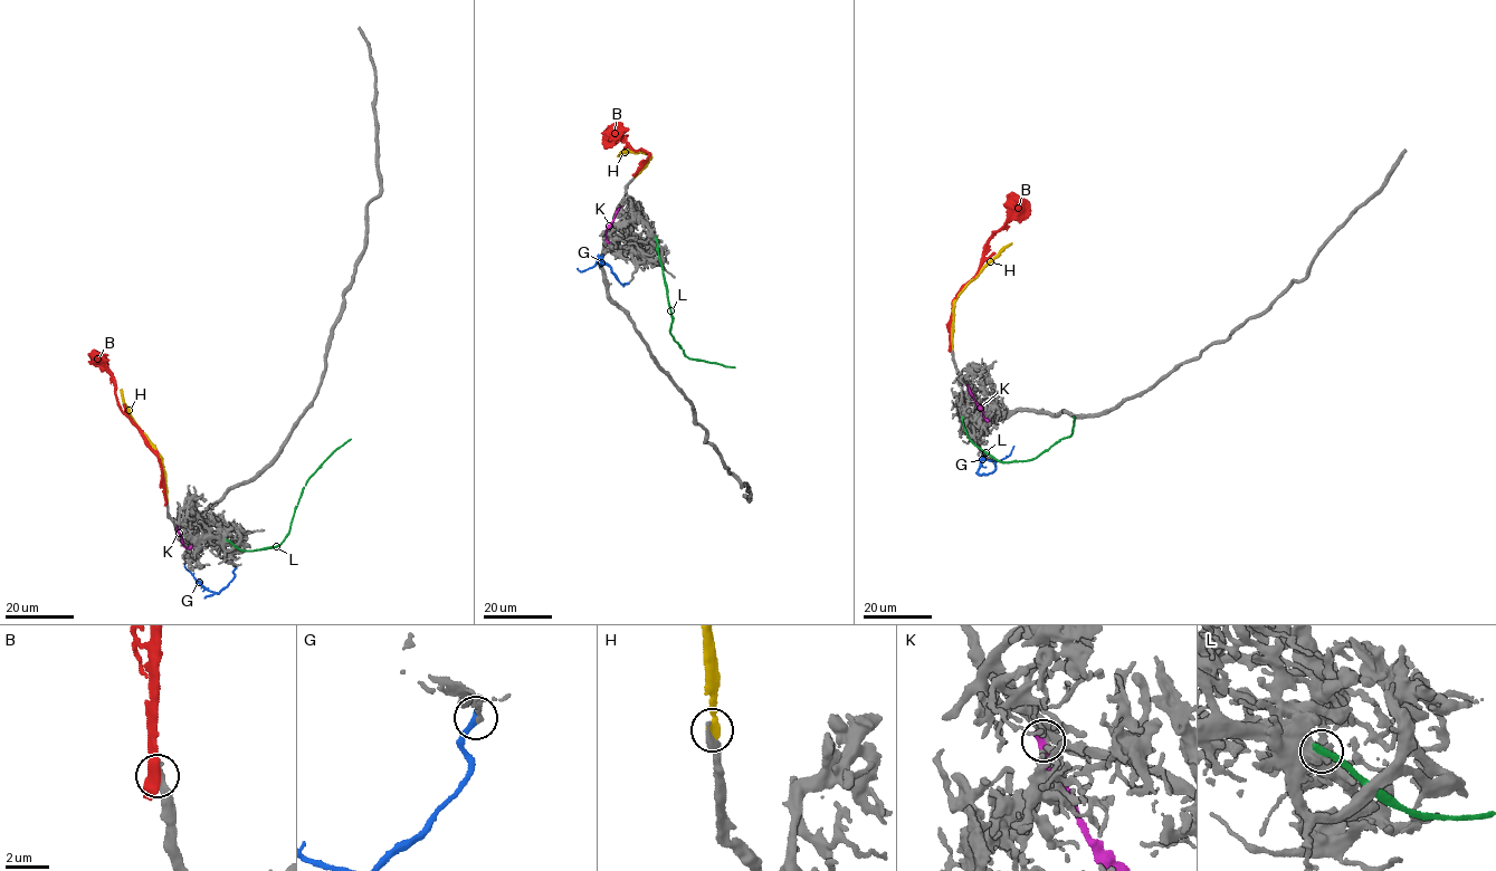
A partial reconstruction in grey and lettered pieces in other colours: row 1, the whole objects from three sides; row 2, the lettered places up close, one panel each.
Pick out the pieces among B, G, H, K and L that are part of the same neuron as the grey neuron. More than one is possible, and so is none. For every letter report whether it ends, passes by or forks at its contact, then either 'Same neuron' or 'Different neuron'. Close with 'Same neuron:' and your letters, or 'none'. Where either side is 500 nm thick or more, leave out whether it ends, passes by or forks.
B: It passes by. Different neuron
G: It ends there. Different neuron
H: It ends there. Same neuron
K: It ends there. Different neuron
L: Different neuron
Same neuron: H

